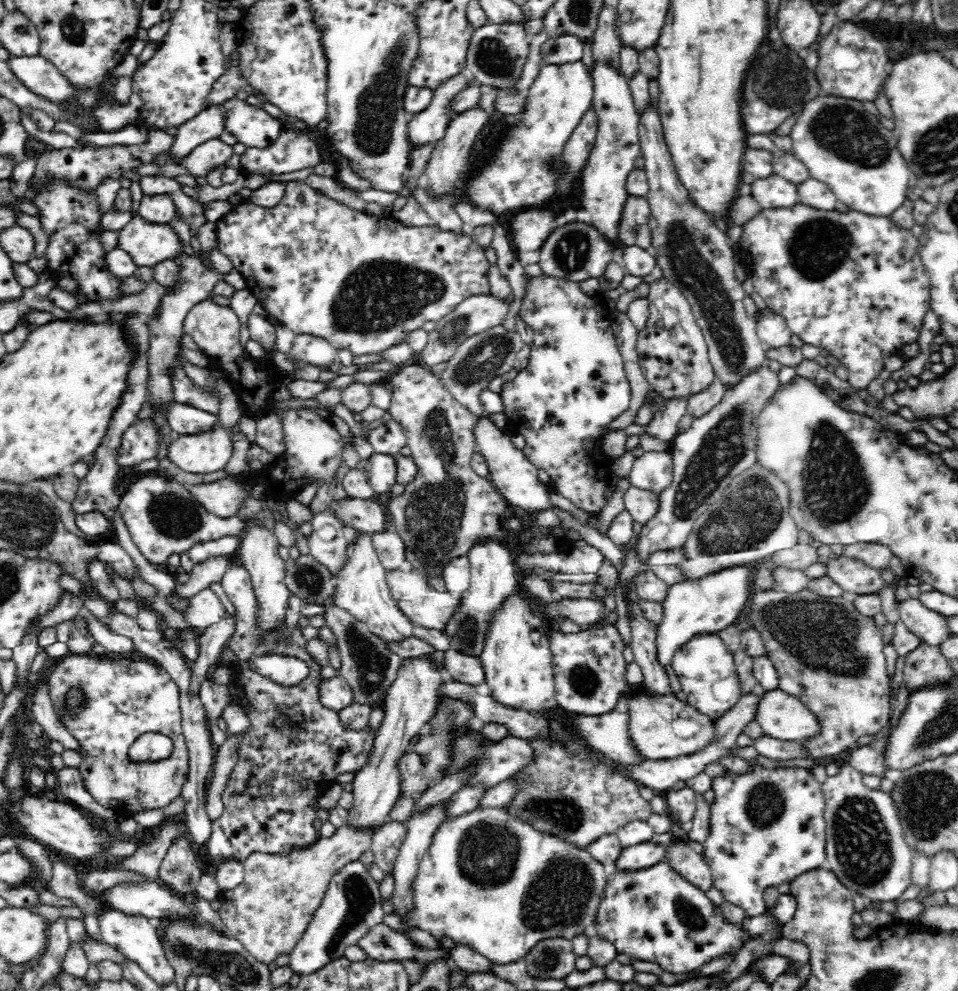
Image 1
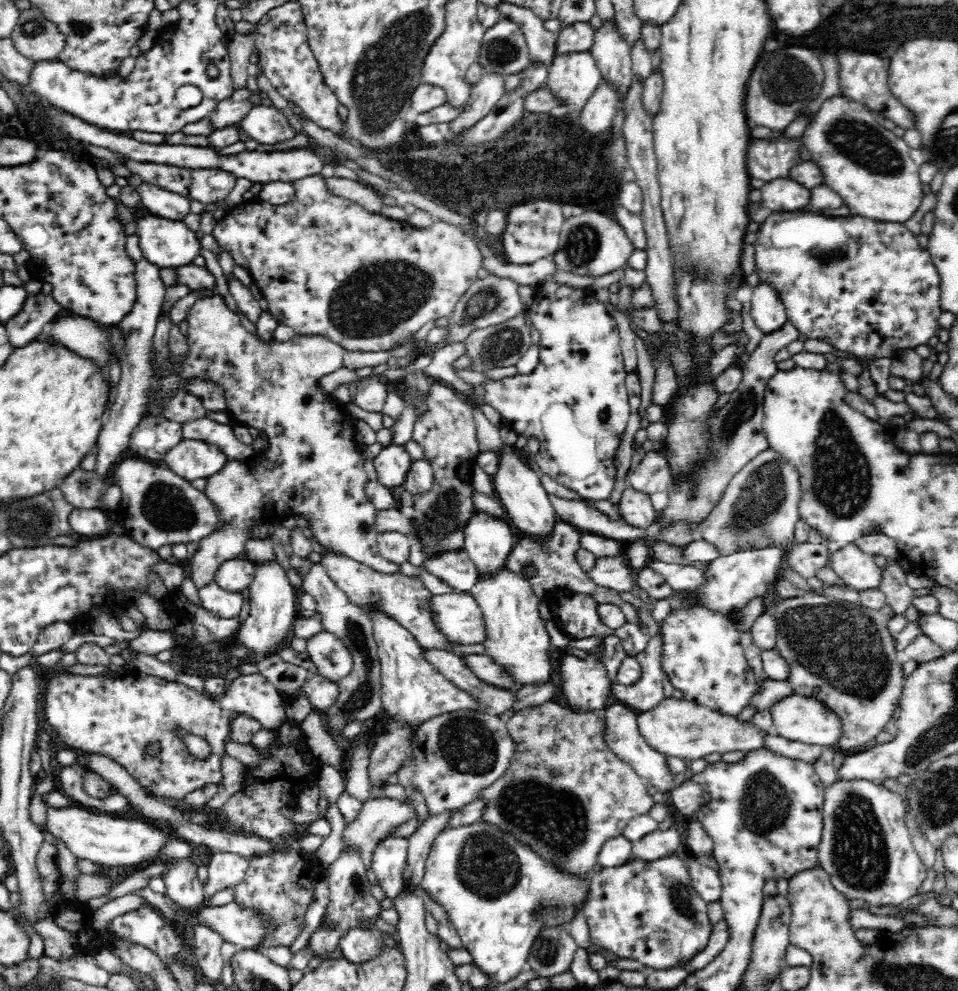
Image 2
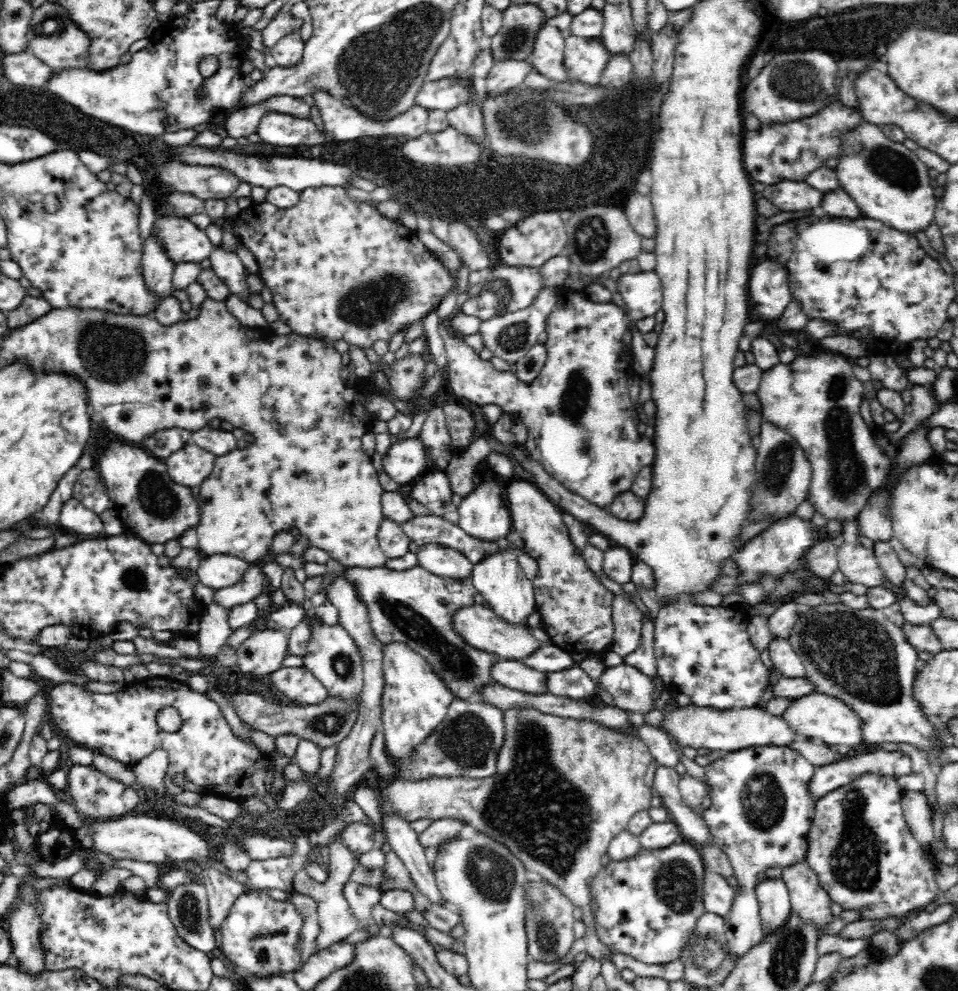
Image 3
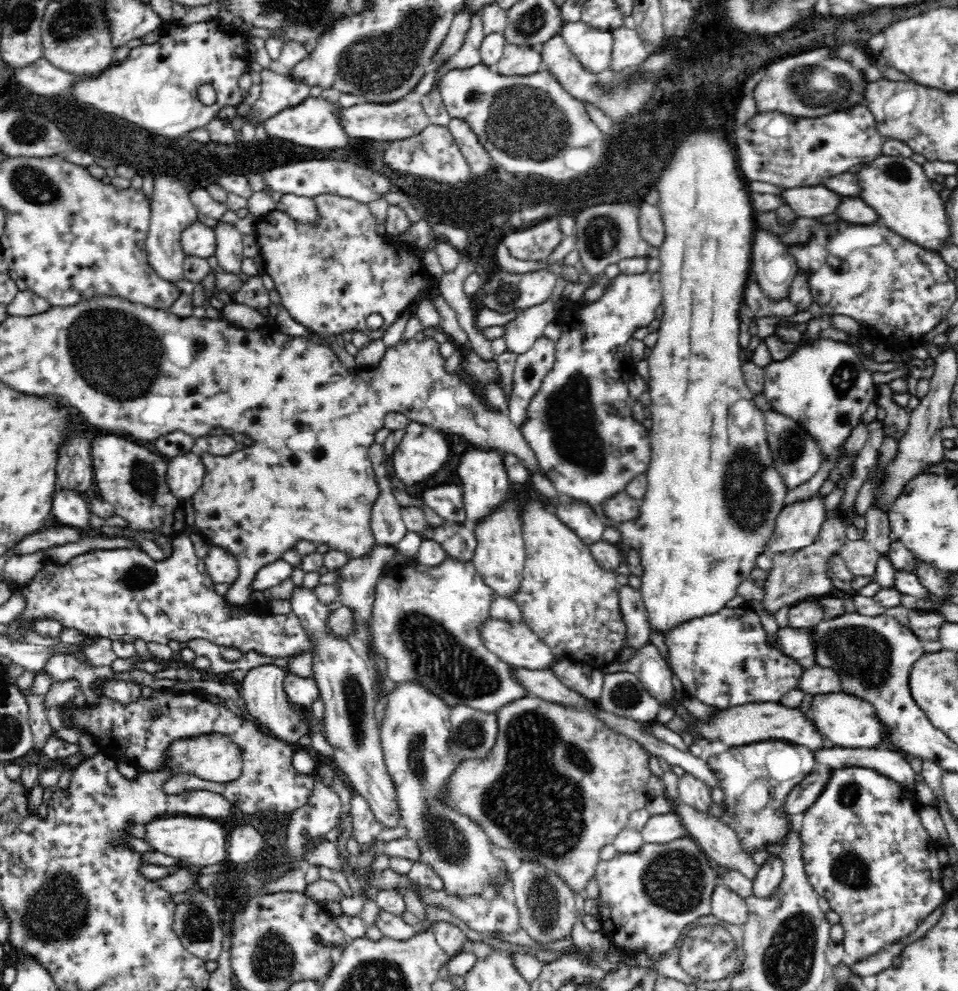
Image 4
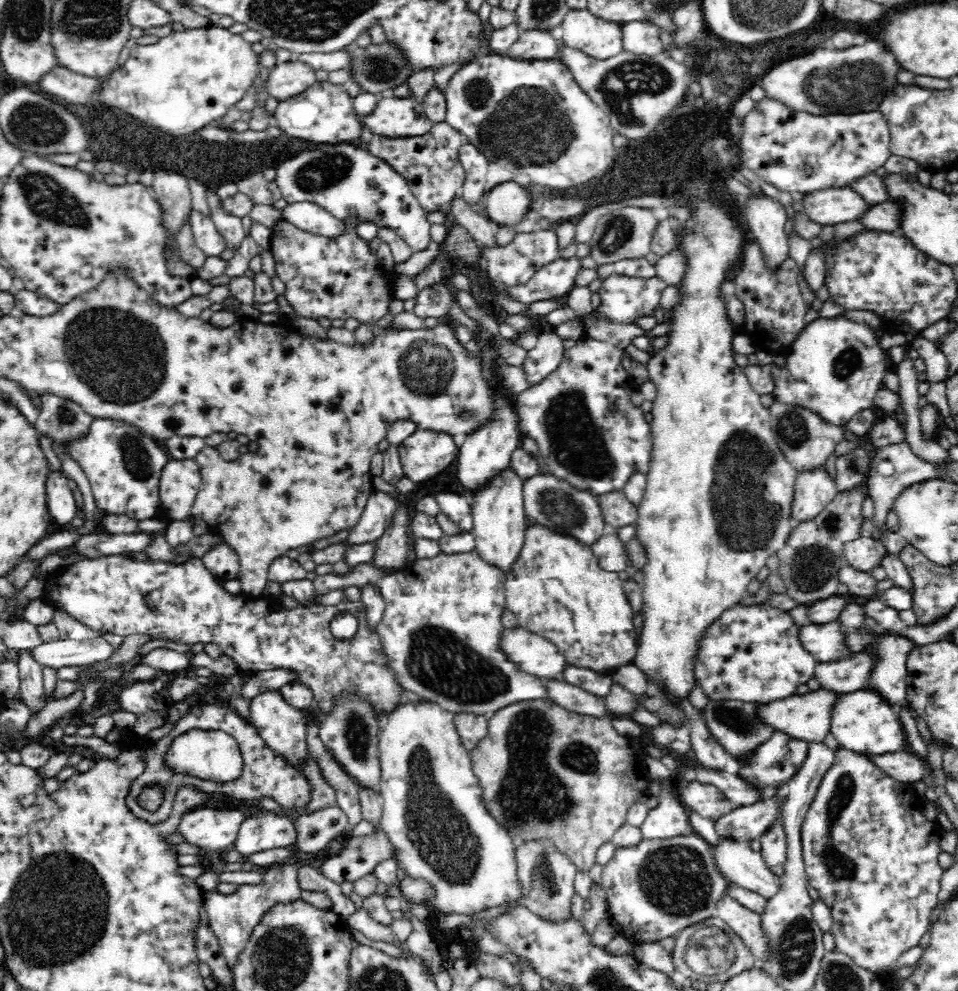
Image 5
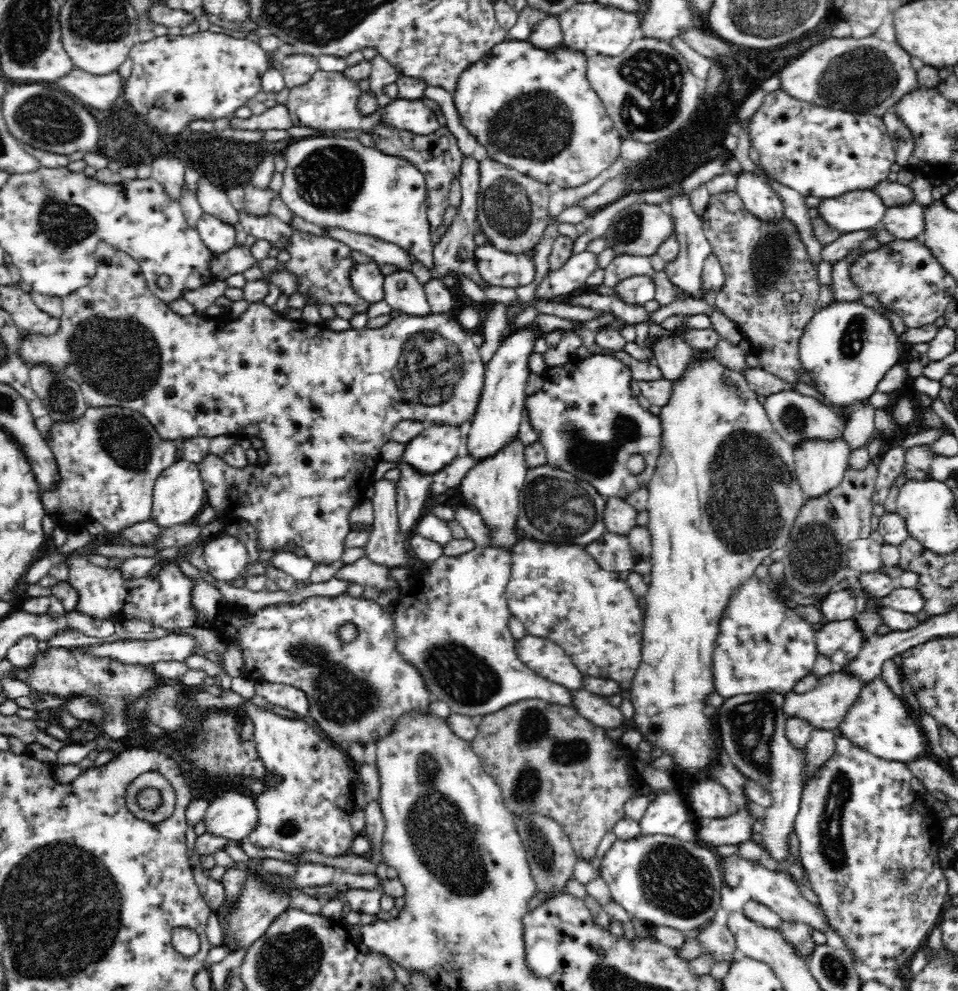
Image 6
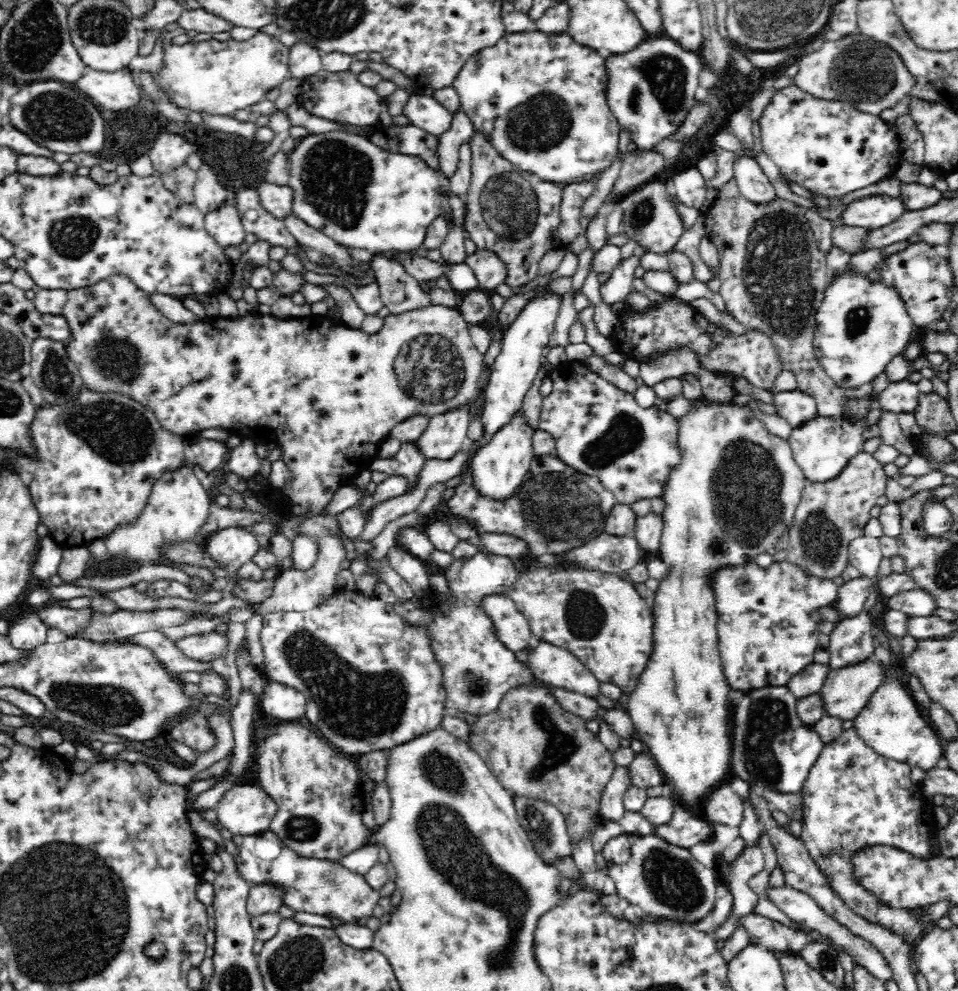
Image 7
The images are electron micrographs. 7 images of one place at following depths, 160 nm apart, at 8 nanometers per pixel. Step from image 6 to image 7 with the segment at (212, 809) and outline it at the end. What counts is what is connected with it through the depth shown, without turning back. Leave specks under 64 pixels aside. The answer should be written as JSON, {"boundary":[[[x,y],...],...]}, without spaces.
{"boundary":[[[239,783],[230,787],[230,790],[227,790],[222,795],[223,797],[215,808],[217,822],[222,824],[222,828],[230,830],[233,836],[254,836],[269,830],[269,822],[275,813],[275,806],[256,783]]]}

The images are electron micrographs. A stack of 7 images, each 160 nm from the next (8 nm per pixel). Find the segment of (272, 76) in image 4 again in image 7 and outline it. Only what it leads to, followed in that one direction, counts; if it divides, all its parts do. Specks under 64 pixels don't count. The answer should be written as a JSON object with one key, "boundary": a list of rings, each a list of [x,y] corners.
{"boundary":[[[297,43],[290,48],[288,58],[289,77],[308,79],[322,69],[322,54],[310,45]]]}

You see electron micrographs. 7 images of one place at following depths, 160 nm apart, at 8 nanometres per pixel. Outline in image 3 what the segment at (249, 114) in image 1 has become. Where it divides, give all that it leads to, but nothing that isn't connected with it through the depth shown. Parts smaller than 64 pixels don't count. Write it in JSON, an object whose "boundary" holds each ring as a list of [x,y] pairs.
{"boundary":[[[264,111],[256,132],[261,141],[276,146],[298,146],[298,144],[320,144],[332,139],[325,131],[320,131],[309,120],[300,120],[289,114]]]}

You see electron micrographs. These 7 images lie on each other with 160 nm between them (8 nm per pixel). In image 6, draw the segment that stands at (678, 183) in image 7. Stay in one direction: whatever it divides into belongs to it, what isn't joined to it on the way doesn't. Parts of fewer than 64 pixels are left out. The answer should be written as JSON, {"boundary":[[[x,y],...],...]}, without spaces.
{"boundary":[[[680,193],[672,197],[671,206],[672,212],[670,216],[673,224],[673,233],[676,234],[679,249],[673,259],[666,261],[664,272],[672,284],[679,286],[682,291],[686,291],[692,298],[700,301],[699,288],[701,287],[700,277],[703,271],[703,262],[707,256],[713,253],[712,247],[703,231],[703,219],[692,212],[687,193]]]}

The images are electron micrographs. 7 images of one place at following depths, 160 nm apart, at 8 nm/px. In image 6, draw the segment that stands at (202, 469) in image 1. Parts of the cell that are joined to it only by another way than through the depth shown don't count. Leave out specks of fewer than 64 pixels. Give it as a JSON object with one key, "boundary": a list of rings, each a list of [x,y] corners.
{"boundary":[[[182,459],[165,468],[156,479],[153,489],[153,520],[162,528],[192,523],[206,506],[206,491],[199,465]]]}

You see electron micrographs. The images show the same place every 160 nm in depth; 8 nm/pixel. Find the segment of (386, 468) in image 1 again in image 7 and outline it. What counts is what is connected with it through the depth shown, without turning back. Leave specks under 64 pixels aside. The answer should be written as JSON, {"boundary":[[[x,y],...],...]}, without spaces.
{"boundary":[[[470,405],[432,417],[420,438],[413,442],[417,452],[425,460],[454,458],[468,443],[470,420]]]}

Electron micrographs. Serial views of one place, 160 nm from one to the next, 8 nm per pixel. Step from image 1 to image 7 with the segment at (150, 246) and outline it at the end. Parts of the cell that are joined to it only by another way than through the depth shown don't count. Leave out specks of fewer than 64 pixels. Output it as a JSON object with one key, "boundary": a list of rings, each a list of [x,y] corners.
{"boundary":[[[233,197],[224,202],[218,210],[207,212],[203,218],[204,228],[222,250],[236,248],[244,242],[244,232],[240,217],[233,203]]]}

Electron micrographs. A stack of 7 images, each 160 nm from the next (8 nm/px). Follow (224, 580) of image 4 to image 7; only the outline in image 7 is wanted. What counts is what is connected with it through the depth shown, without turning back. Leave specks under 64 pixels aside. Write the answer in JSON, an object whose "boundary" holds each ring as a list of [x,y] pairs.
{"boundary":[[[242,527],[228,528],[212,533],[203,545],[210,561],[226,572],[236,572],[253,559],[260,546],[252,532]]]}

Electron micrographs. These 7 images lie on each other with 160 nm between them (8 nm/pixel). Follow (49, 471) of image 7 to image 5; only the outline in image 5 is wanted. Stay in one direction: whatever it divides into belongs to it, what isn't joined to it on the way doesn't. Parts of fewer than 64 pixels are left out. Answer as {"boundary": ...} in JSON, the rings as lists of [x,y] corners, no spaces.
{"boundary":[[[93,418],[86,438],[70,442],[70,455],[84,470],[98,509],[139,521],[169,519],[160,496],[160,478],[170,456],[161,442],[119,420]]]}

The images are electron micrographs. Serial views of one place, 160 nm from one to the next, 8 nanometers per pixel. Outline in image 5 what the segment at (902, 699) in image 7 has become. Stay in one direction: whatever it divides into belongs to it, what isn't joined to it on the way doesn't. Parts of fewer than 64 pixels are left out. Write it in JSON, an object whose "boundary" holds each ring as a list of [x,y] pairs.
{"boundary":[[[871,690],[838,695],[829,710],[829,732],[845,750],[868,755],[910,751],[898,712]]]}

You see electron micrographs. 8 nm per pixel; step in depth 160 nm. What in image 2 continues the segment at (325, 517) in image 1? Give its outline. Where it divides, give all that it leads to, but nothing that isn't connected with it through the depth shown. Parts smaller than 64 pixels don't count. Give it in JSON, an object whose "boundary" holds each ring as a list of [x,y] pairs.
{"boundary":[[[324,547],[324,550],[320,552],[320,565],[324,566],[324,571],[332,582],[347,594],[351,603],[360,608],[364,603],[376,603],[380,609],[396,617],[405,628],[408,628],[419,640],[421,648],[452,650],[455,644],[440,635],[432,624],[431,614],[425,606],[427,598],[432,593],[420,578],[404,576],[401,573],[393,576],[378,573],[340,552],[335,552],[332,547]]]}

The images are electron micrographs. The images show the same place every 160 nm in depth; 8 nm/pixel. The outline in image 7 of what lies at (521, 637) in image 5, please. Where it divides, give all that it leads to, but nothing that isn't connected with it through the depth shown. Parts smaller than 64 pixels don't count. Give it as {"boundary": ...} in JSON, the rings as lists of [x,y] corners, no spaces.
{"boundary":[[[535,640],[525,653],[531,671],[541,681],[599,699],[599,680],[564,647]]]}

